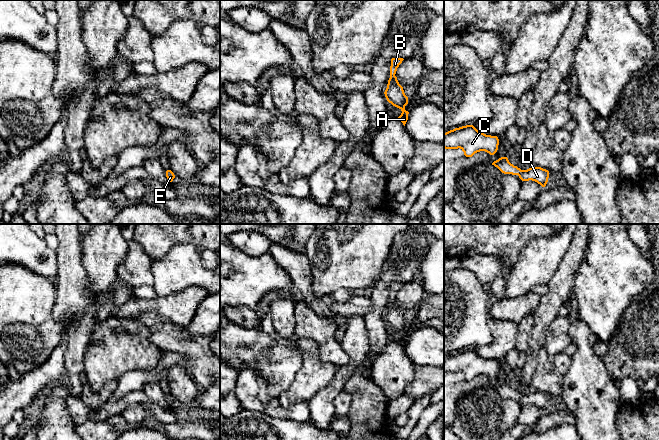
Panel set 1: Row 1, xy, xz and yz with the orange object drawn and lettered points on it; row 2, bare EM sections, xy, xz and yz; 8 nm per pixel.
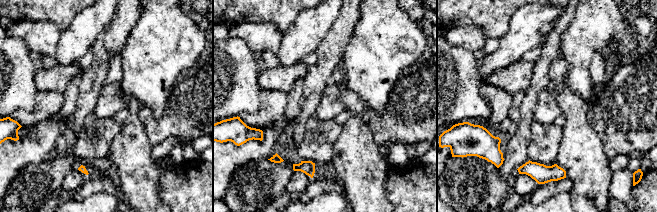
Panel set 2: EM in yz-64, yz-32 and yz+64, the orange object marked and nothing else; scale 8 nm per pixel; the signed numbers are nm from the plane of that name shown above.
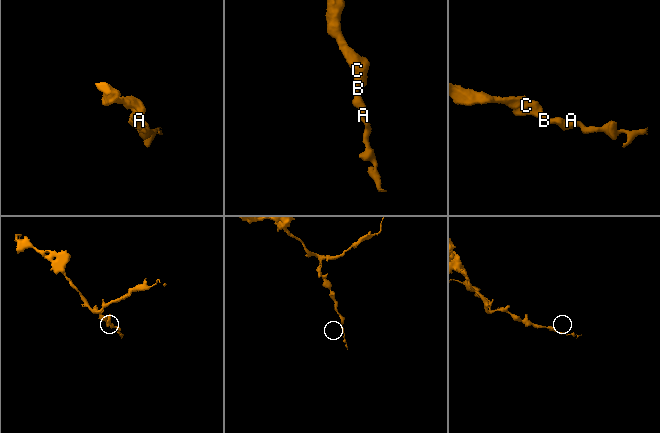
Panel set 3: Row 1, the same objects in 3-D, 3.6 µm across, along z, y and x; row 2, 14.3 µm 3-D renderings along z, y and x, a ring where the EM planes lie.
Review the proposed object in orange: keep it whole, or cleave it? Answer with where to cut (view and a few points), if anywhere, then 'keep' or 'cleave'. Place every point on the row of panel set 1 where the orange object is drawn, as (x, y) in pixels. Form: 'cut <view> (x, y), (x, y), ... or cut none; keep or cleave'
cut none; keep

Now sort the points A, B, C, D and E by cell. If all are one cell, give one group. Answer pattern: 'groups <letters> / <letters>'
groups A B C D E

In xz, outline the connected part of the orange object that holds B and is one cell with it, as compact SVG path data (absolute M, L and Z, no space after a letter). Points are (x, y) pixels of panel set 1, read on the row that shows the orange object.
M399 57L391 59L390 78L384 94L389 103L402 111L398 118L405 126L409 114L409 112L405 110L405 106L408 104L408 97L405 95L403 87L399 84L397 77L395 76L397 68L403 60L403 58Z

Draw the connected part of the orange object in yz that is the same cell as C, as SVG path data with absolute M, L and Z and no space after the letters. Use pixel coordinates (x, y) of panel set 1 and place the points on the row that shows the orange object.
M473 125L462 126L444 133L444 148L460 148L466 157L472 157L480 151L494 155L498 150L498 145L497 136L486 135Z

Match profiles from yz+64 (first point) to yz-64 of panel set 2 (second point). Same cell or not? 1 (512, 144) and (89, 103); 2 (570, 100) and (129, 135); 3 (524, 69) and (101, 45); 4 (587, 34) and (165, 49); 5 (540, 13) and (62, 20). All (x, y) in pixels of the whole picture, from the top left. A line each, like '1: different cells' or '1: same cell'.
1: same cell
2: same cell
3: different cells
4: same cell
5: different cells

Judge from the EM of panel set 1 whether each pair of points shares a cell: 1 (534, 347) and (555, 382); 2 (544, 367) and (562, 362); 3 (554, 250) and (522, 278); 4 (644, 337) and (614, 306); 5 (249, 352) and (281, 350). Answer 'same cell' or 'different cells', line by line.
1: different cells
2: same cell
3: same cell
4: different cells
5: same cell

